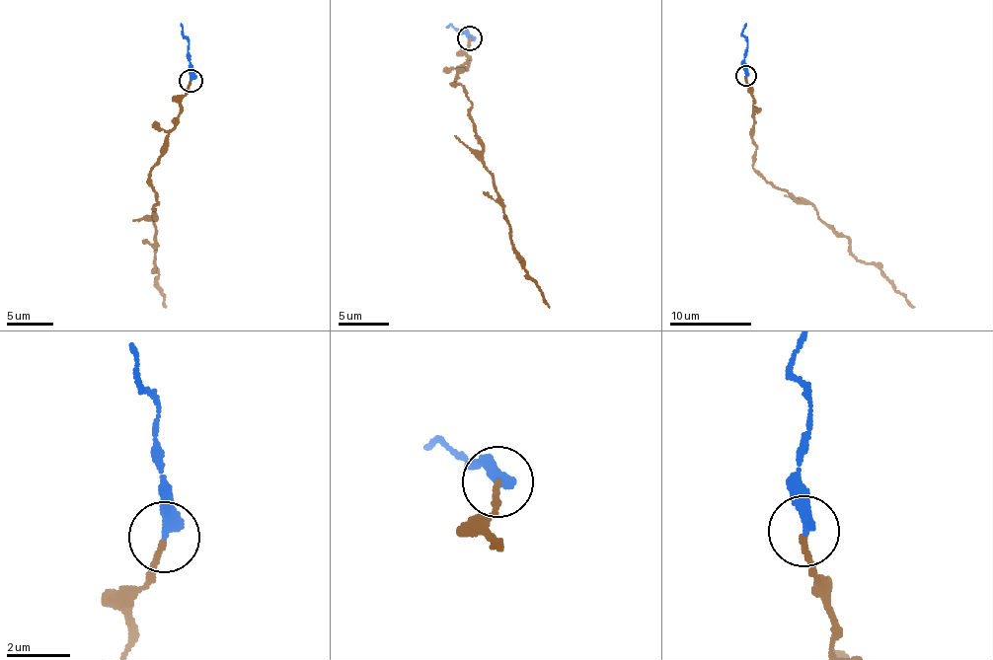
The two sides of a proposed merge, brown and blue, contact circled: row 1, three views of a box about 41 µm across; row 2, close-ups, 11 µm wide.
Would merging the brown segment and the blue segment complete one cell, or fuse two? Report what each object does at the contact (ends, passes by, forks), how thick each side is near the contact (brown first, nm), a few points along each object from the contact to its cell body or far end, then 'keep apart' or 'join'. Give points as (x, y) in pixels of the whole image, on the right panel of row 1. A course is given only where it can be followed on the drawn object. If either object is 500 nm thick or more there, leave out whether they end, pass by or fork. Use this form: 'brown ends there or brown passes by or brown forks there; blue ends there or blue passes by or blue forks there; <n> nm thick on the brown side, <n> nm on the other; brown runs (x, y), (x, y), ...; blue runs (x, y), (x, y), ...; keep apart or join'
brown ends there; blue ends there; 160 nm thick on the brown side, 380 nm on the other; brown runs (746, 77), (753, 165), (812, 205), (849, 240), (849, 250), (881, 270), (914, 308); blue runs (746, 75), (744, 54), (748, 40), (742, 34), (746, 23); keep apart

